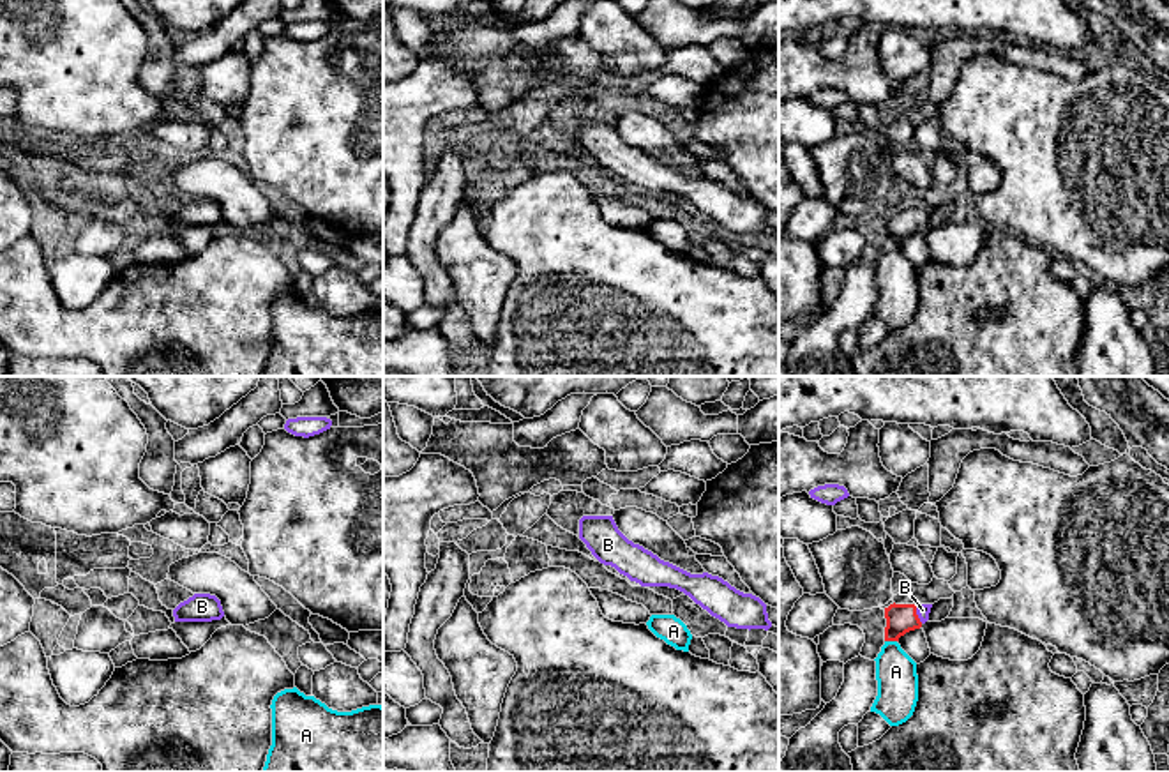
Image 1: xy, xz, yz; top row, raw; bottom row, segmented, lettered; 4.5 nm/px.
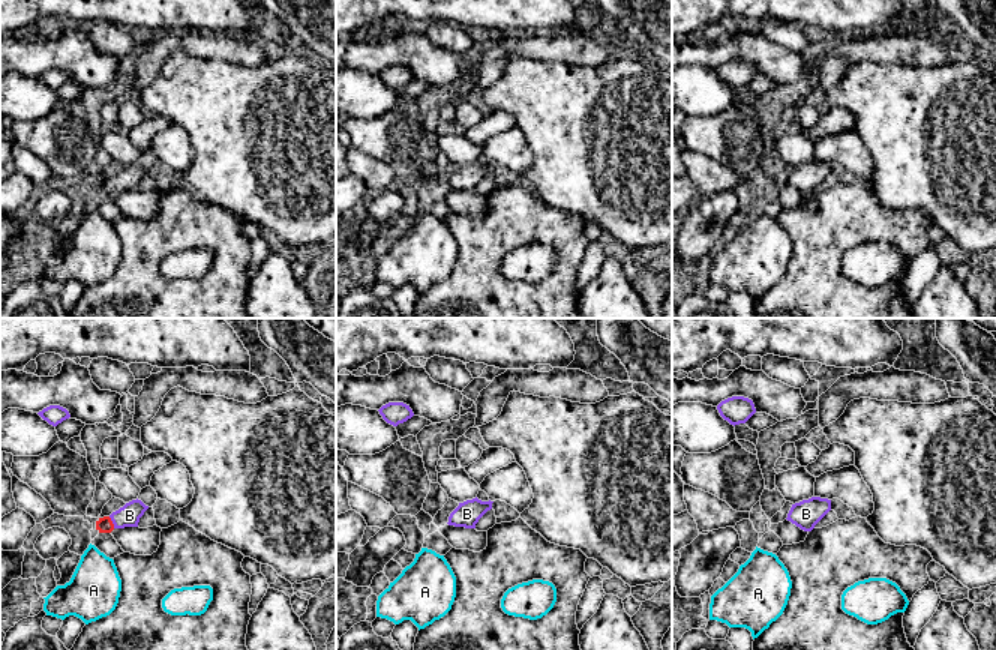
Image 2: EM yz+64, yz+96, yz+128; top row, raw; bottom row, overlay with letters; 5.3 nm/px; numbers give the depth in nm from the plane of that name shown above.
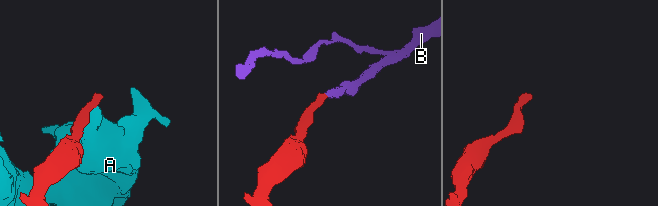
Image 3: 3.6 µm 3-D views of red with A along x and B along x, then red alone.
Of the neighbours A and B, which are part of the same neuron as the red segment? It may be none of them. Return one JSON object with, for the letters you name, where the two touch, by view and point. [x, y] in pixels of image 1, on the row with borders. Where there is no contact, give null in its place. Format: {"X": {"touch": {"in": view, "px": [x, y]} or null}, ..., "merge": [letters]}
{"B": {"touch": {"in": "yz", "px": [917, 615]}}, "merge": ["B"]}

